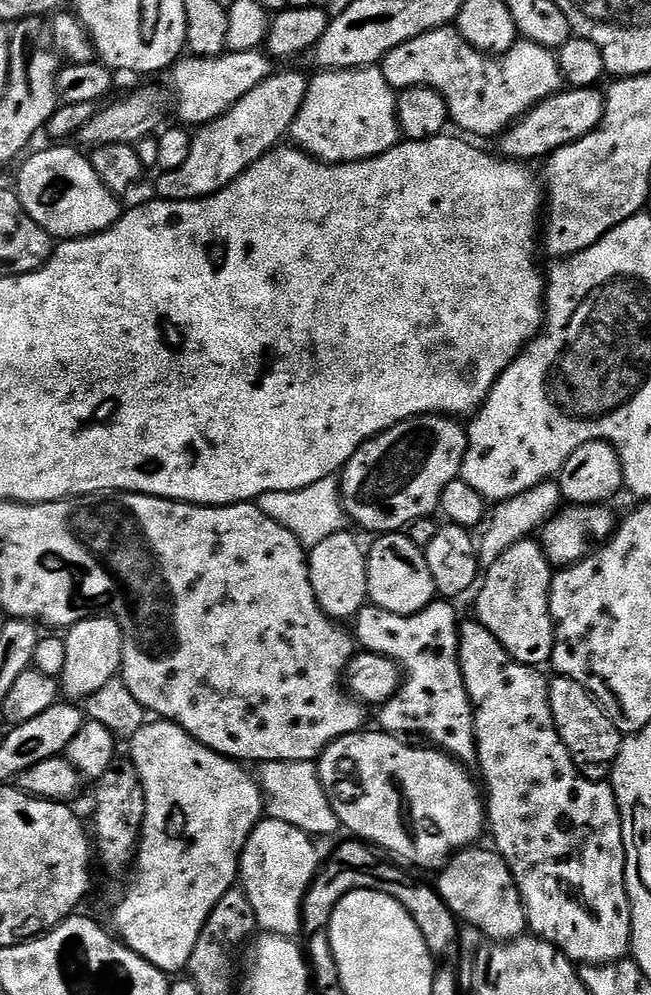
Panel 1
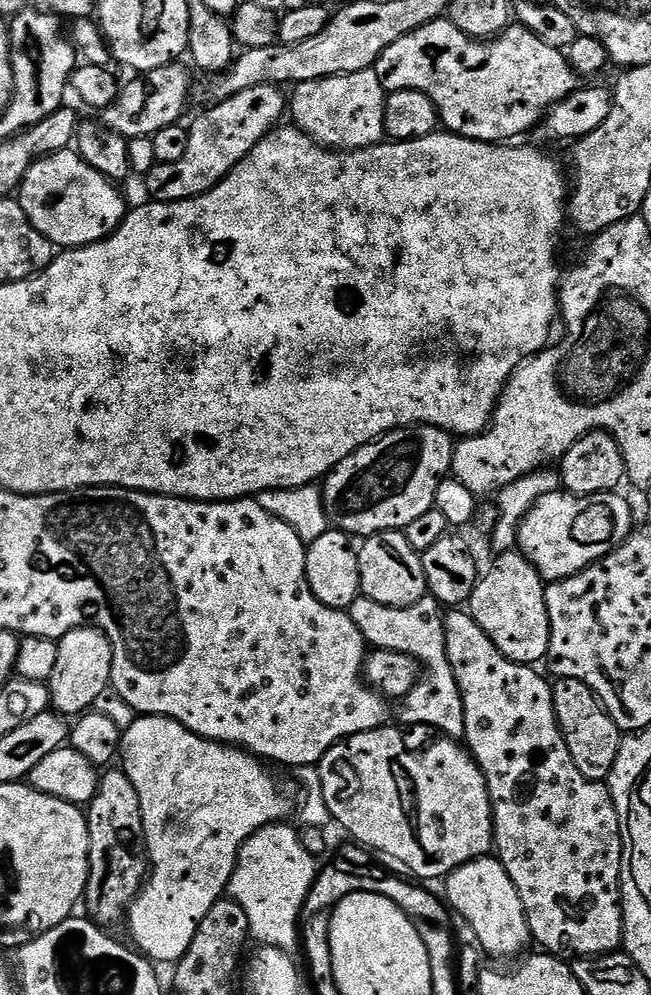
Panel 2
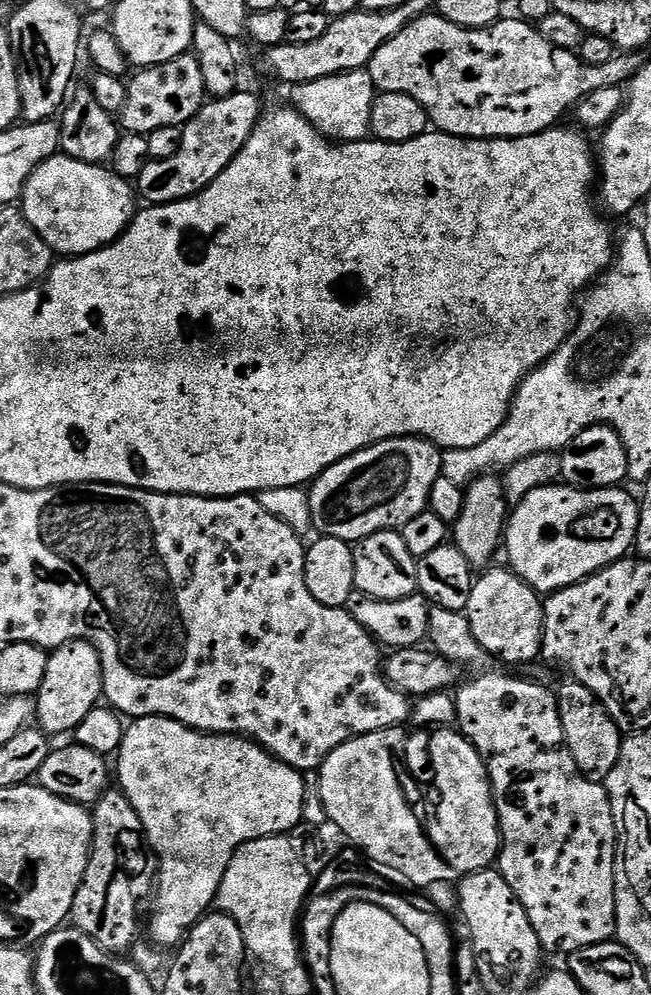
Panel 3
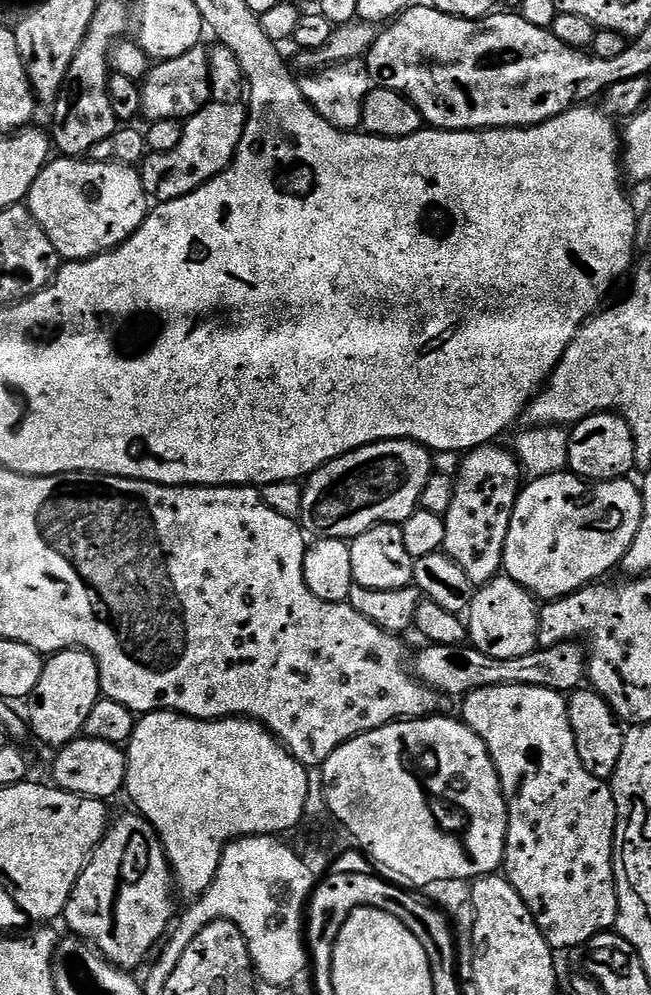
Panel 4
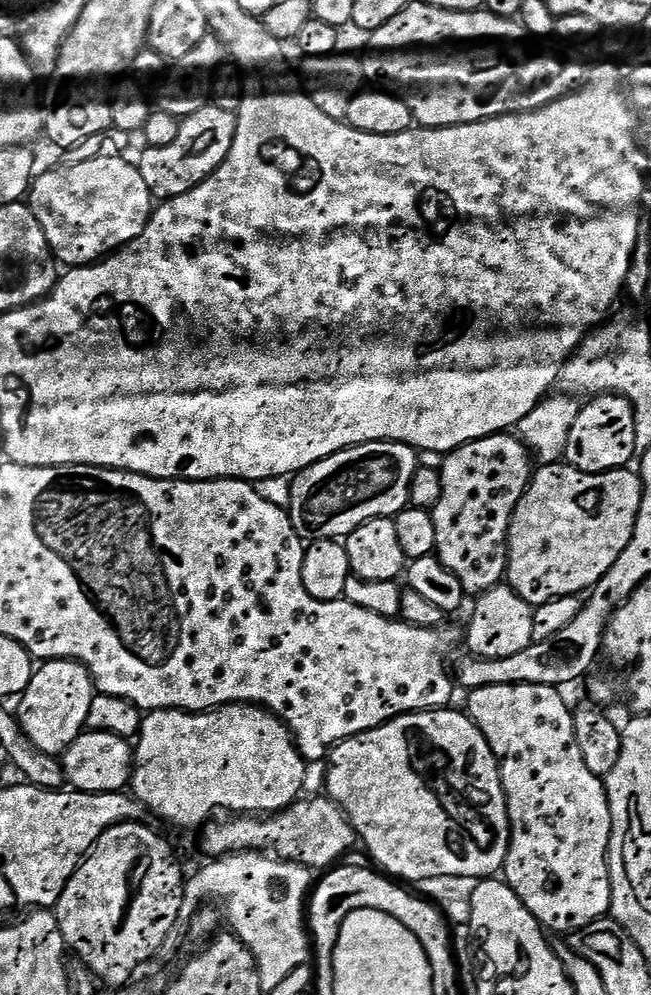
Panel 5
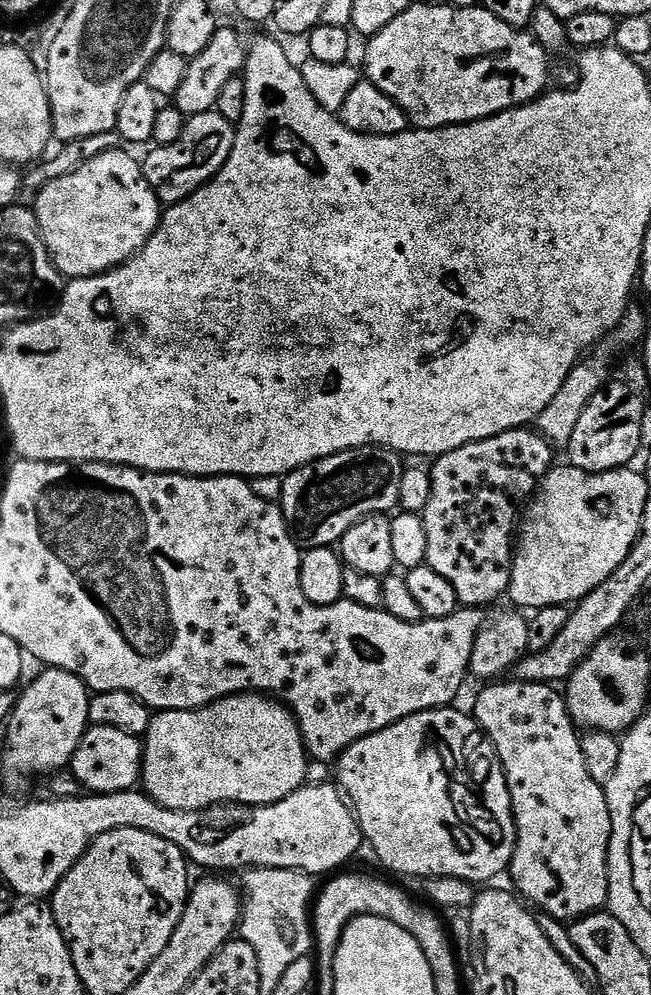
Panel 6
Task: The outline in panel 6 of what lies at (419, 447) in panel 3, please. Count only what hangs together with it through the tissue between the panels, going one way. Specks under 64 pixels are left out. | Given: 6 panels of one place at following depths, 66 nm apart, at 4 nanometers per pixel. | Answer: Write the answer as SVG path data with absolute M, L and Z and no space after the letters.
M375 446L352 448L348 452L339 452L315 460L314 463L302 466L283 477L284 485L278 503L284 512L284 520L292 529L293 536L305 549L330 548L339 545L346 530L350 530L350 526L357 524L362 517L388 514L399 505L405 467L406 460L403 455Z

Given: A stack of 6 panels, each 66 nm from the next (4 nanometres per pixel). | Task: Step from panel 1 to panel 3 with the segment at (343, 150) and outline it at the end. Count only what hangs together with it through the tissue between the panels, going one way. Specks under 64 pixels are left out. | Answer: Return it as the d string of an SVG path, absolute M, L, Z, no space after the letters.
M367 70L340 72L330 78L291 85L291 107L303 114L313 126L333 142L369 139L372 130L372 111L378 95Z

